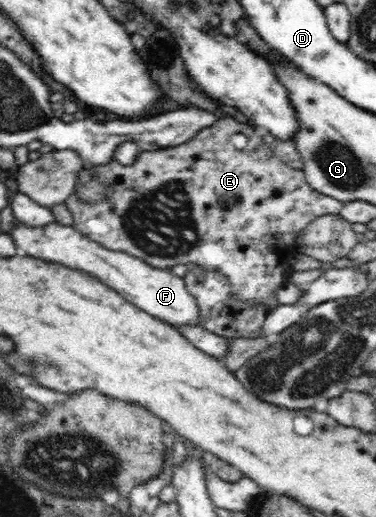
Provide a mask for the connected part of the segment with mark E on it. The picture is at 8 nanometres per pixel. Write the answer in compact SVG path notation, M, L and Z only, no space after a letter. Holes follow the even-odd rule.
M224 116L218 121L215 121L212 125L205 127L199 133L196 133L196 137L192 137L192 140L175 145L171 148L162 148L152 151L144 151L137 156L134 163L131 165L122 165L116 158L112 159L102 165L90 165L88 166L93 177L97 177L100 181L103 181L107 185L107 198L98 200L97 202L84 202L76 192L72 192L65 204L70 210L73 217L73 228L79 230L85 236L88 236L92 241L96 241L100 245L103 245L106 249L112 251L126 252L142 261L145 261L148 265L158 269L171 269L174 265L181 263L182 265L192 262L202 266L205 270L217 270L221 274L224 274L231 285L234 300L242 304L244 308L253 309L254 305L261 305L266 313L276 309L278 307L278 299L274 296L274 291L280 289L280 287L287 282L292 272L292 266L294 265L294 258L299 253L298 247L296 247L296 237L300 235L300 231L307 225L310 225L311 221L314 221L317 217L326 214L338 214L342 209L344 203L338 201L335 197L324 195L317 192L308 182L306 176L301 169L291 168L287 163L284 163L267 145L262 137L257 135L257 130L252 125L240 123L232 116ZM241 133L248 138L248 142L243 149L236 149L234 145L230 143L230 137L232 135Z

